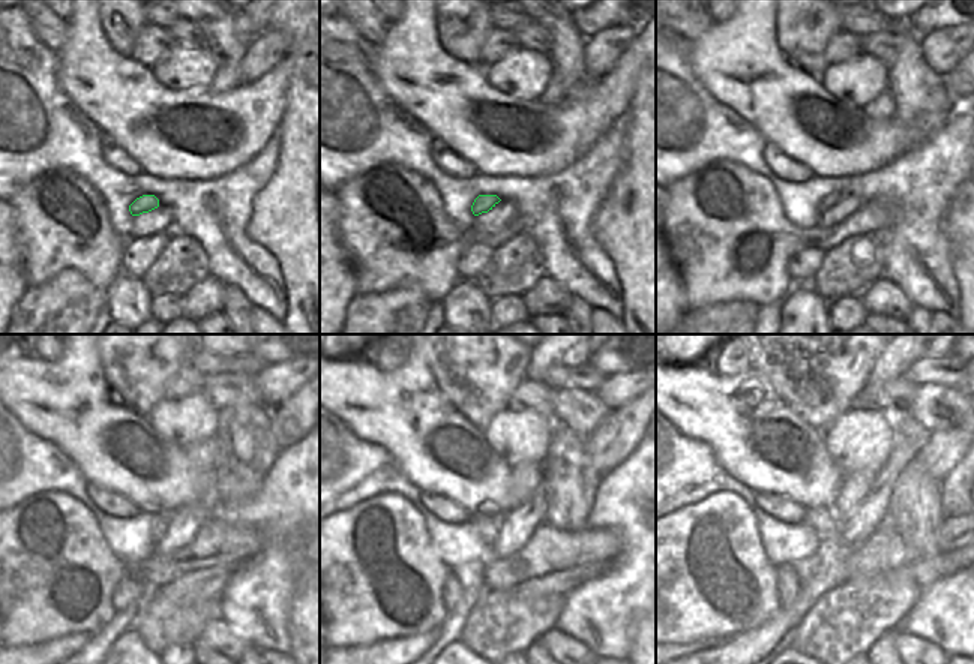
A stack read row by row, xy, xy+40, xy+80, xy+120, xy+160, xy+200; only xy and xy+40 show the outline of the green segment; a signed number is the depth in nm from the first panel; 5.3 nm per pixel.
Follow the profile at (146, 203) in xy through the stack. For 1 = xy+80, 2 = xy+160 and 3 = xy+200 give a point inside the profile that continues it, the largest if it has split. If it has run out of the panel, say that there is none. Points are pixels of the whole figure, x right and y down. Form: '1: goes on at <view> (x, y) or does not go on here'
1: goes on at xy+80 (830, 200)
2: goes on at xy+160 (488, 525)
3: goes on at xy+200 (821, 520)

